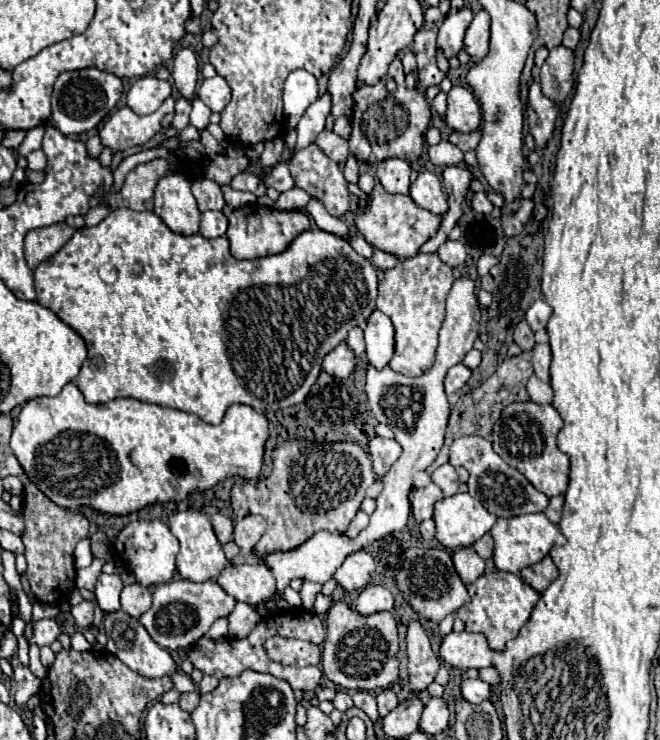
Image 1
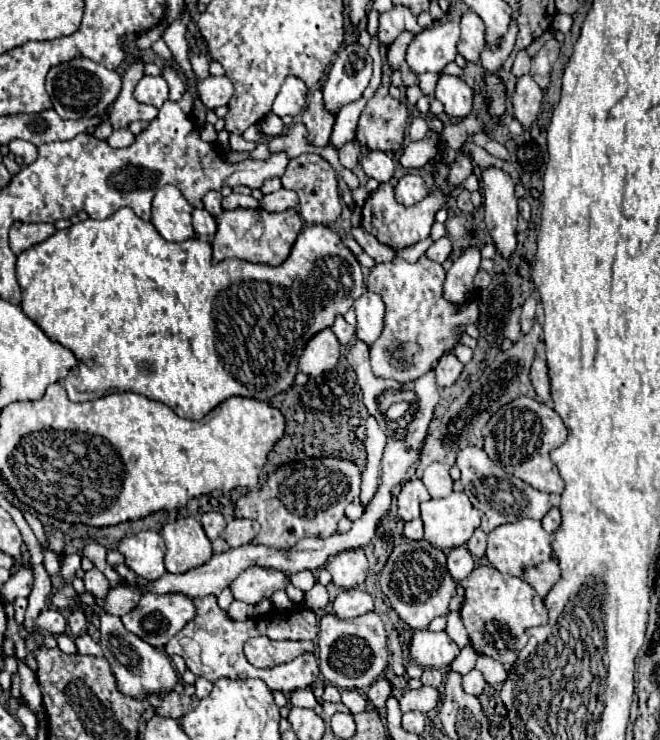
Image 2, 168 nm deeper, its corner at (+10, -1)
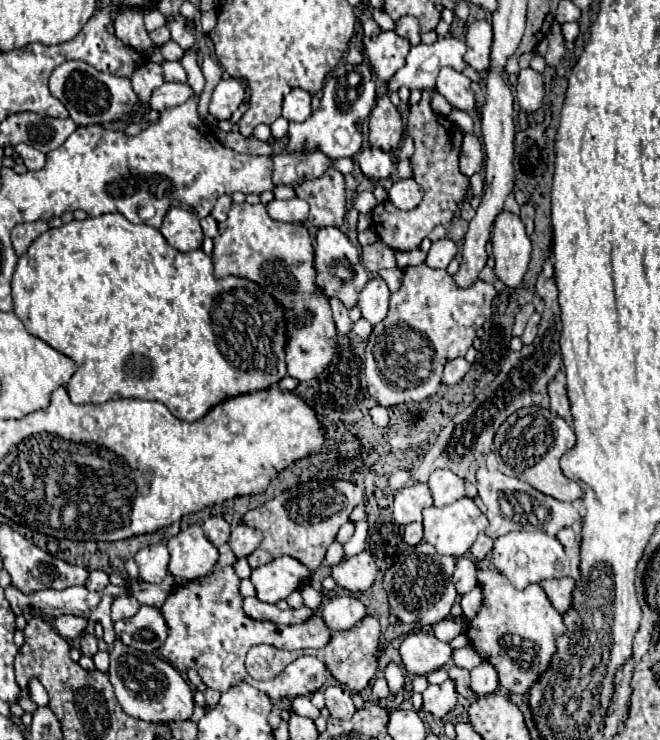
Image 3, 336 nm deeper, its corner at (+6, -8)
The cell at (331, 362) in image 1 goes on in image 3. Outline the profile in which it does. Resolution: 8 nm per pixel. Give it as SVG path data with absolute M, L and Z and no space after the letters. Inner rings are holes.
M232 204L224 230L214 238L214 276L238 276L260 284L274 300L284 304L288 316L288 374L300 382L308 382L322 374L336 354L336 326L328 298L316 288L312 238L302 224L284 224L272 220L264 204Z

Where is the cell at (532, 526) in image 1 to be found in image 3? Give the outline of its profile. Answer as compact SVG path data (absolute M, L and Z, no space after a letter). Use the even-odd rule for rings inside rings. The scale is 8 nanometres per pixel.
M510 532L496 538L492 550L492 564L518 590L524 590L528 584L534 582L570 576L570 562L562 544L546 532Z

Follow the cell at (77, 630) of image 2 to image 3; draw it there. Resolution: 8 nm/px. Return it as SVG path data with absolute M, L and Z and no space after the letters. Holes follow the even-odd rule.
M90 632L82 634L82 638L80 638L80 650L82 650L84 656L92 658L98 652L98 640L96 640L96 636L90 634Z

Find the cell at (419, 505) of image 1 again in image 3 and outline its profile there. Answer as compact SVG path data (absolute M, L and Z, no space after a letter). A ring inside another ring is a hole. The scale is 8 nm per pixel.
M426 484L406 486L394 496L394 520L398 524L422 522L422 510L428 506L432 506L432 496Z

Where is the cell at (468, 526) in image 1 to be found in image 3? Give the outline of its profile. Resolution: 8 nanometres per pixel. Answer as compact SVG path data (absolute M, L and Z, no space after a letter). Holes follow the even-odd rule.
M460 498L454 504L436 508L430 506L424 510L424 542L432 544L440 554L448 554L448 556L464 556L470 546L474 544L476 536L480 532L484 532L484 528L488 526L486 516L478 510L478 506L474 504L474 500L470 498Z

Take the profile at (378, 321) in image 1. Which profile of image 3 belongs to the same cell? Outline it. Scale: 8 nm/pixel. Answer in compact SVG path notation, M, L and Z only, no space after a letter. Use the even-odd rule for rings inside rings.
M378 276L378 278L372 278L360 292L358 308L362 310L362 316L370 324L378 324L388 314L388 300L390 300L390 290L386 282Z

